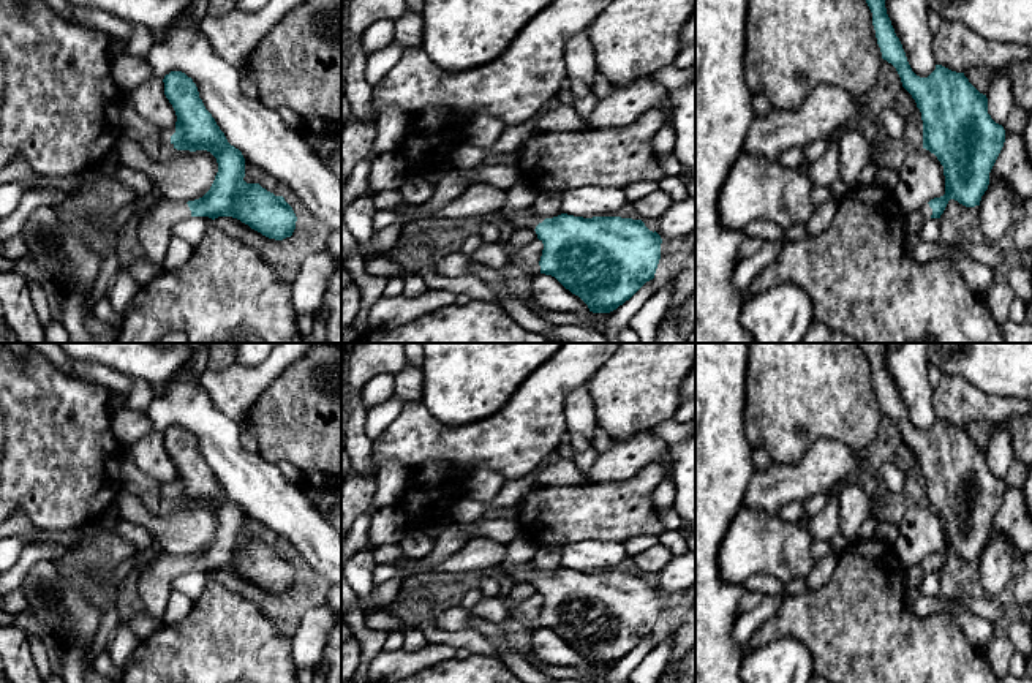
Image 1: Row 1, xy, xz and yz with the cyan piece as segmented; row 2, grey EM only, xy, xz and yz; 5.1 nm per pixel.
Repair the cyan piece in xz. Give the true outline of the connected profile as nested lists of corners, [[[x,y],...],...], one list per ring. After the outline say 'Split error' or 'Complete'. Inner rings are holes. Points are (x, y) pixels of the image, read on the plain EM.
[[[531,561],[506,572],[503,563],[496,568],[514,582],[534,583],[537,593],[544,598],[539,615],[540,628],[555,631],[566,643],[578,650],[593,667],[610,667],[629,655],[646,636],[654,632],[661,613],[661,590],[650,585],[642,574],[621,571],[574,571],[561,568],[553,572],[545,572],[536,568]]]. Split error

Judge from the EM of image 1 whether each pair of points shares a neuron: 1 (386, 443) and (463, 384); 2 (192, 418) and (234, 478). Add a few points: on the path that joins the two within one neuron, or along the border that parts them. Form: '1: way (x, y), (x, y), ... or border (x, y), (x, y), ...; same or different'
1: border (421, 402), (440, 421), (449, 426), (463, 424); different
2: way (207, 430), (223, 446), (231, 462); same

